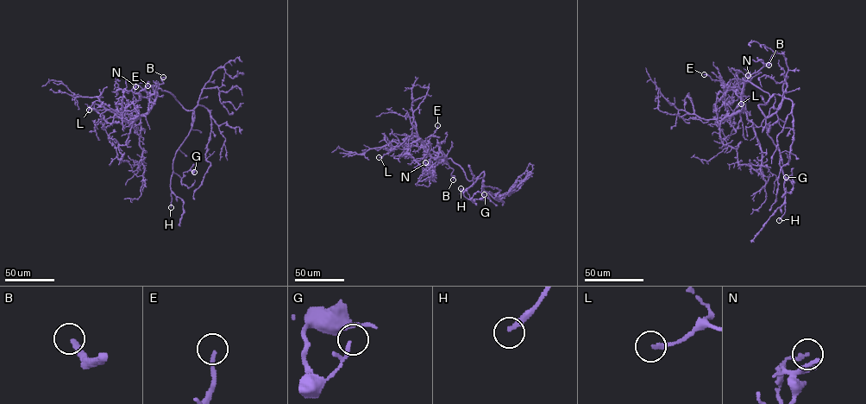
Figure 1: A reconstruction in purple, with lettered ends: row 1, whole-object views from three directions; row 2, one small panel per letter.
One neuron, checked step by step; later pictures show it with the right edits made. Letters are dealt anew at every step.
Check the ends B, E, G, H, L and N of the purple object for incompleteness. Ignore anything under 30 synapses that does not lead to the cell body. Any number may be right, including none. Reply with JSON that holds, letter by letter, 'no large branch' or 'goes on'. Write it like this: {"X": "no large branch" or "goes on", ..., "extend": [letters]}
{"B": "goes on", "E": "no large branch", "G": "no large branch", "H": "goes on", "L": "no large branch", "N": "no large branch", "extend": ["B", "H"]}

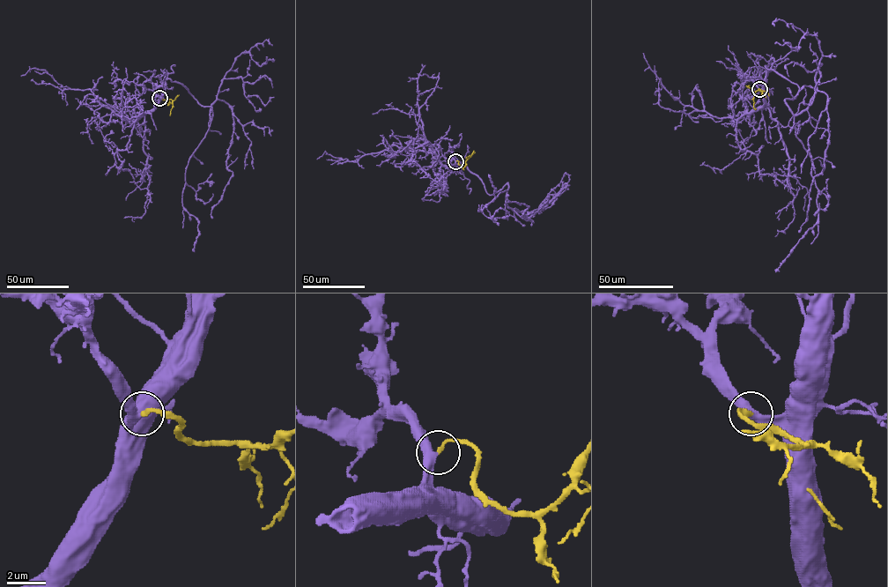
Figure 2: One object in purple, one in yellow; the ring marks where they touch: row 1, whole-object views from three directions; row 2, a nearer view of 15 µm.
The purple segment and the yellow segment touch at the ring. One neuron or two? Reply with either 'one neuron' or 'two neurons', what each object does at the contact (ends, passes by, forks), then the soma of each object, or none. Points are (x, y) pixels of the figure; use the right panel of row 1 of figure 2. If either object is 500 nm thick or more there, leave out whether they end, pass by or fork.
one neuron; purple passes by; yellow ends there; no cell body on purple; no cell body on yellow

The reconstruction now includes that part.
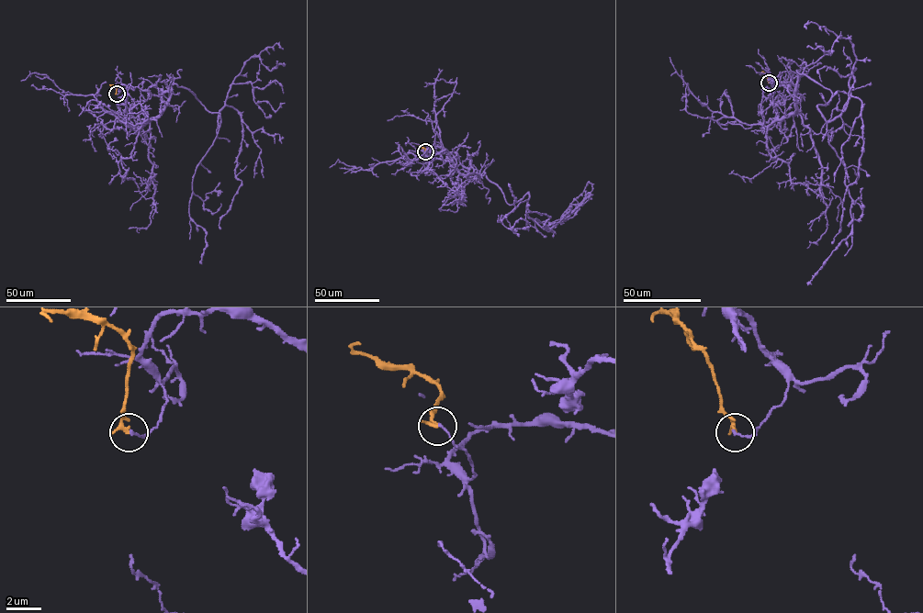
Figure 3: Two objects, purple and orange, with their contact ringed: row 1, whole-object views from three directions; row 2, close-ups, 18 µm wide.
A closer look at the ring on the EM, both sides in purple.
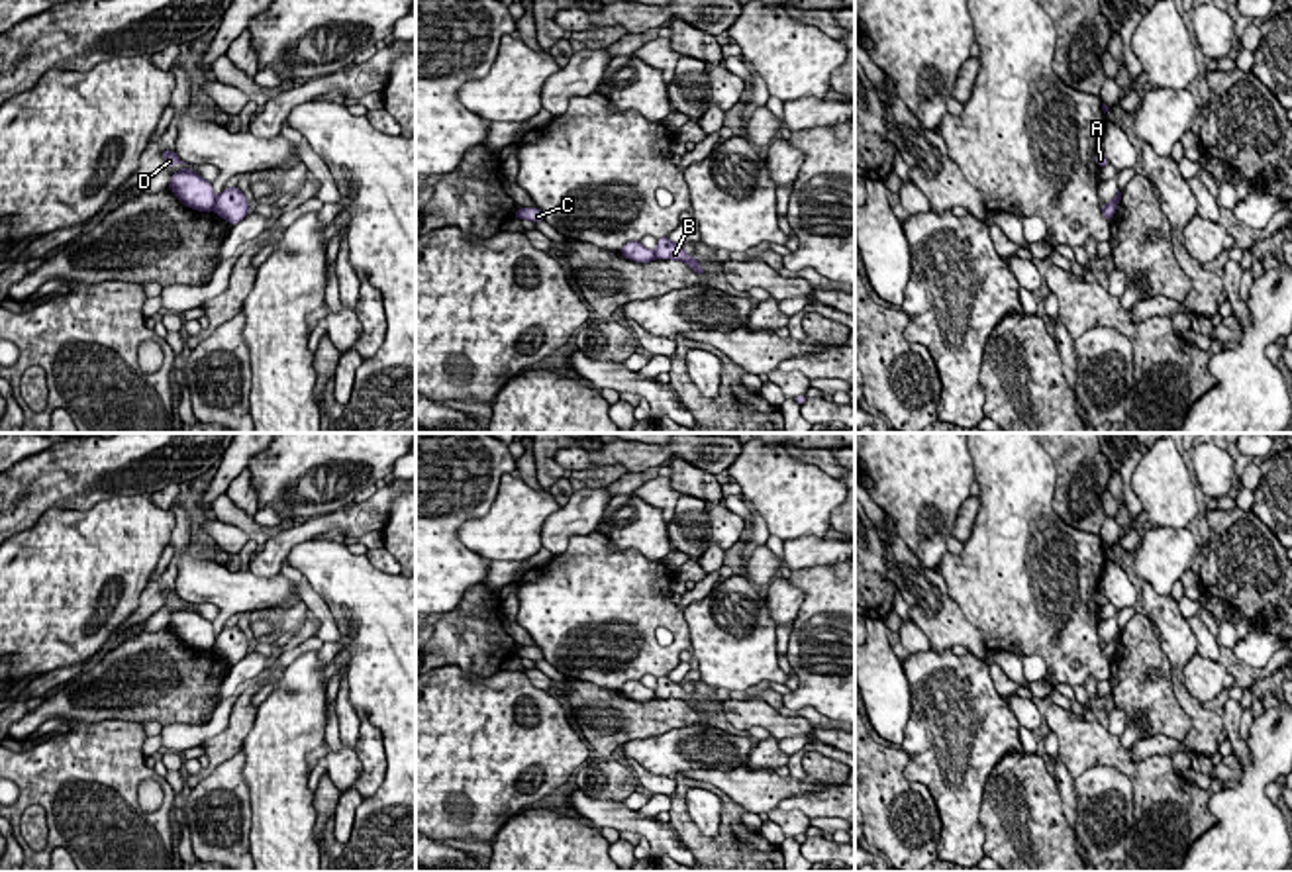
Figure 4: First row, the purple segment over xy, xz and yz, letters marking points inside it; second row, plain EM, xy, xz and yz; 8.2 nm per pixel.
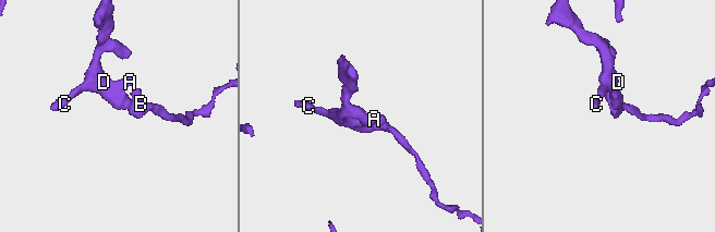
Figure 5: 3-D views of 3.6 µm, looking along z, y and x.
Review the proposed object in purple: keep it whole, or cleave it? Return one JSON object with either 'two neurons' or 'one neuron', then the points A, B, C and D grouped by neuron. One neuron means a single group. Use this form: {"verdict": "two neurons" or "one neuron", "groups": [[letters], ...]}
{"verdict": "two neurons", "groups": [["A", "C", "D"], ["B"]]}

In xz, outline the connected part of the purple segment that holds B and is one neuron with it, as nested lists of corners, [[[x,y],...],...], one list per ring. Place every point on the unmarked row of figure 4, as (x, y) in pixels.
[[[669,676],[657,678],[655,688],[657,698],[672,698],[686,702],[696,713],[706,713],[706,709],[698,703],[696,696],[684,692],[682,684],[672,682]]]

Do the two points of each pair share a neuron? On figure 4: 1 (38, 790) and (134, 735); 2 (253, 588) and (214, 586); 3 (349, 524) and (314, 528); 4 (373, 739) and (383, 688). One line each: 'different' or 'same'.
1: same
2: same
3: same
4: different

